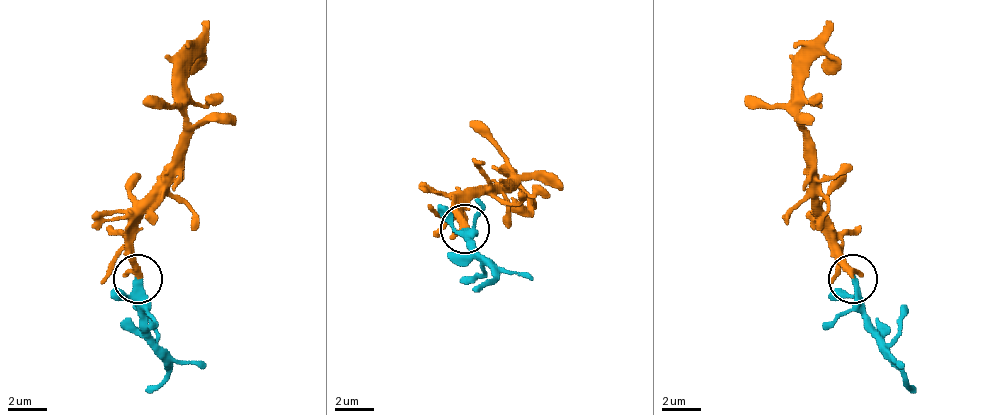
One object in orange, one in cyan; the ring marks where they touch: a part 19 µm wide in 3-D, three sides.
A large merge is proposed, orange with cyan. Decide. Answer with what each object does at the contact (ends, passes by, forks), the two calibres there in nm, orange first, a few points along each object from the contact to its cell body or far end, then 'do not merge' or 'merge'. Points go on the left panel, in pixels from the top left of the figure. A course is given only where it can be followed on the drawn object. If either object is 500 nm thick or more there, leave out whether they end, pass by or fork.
orange ends there; cyan passes by; 380 nm thick on the orange side, 280 nm on the other; orange runs (136, 279), (131, 231), (146, 211), (185, 129), (185, 51), (209, 22); cyan runs (136, 279), (141, 333), (165, 367), (146, 391); merge

